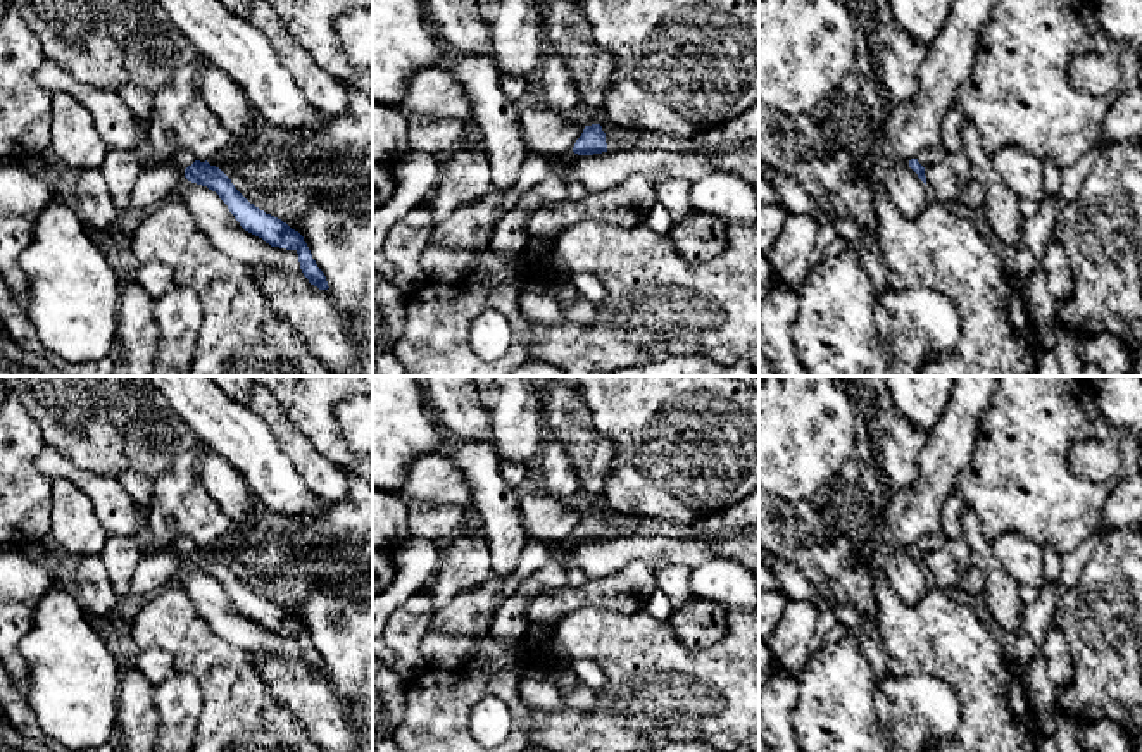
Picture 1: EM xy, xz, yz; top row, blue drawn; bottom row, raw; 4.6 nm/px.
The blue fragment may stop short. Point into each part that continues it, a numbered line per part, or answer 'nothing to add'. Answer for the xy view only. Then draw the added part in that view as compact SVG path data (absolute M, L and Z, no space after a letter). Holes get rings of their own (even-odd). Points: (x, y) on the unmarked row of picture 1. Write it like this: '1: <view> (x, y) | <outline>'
1: xy (183, 544) | M171 526L171 531L174 535L171 545L179 554L186 555L188 552L191 552L197 547L195 542L190 536L179 533L176 526Z

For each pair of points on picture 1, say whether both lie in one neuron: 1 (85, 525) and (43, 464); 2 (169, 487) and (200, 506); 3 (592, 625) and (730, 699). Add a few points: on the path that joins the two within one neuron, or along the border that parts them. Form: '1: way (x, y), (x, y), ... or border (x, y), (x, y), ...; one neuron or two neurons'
1: border (54, 478), (73, 482), (90, 499); two neurons
2: way (176, 492), (183, 492), (194, 502); one neuron
3: way (627, 649), (670, 692), (696, 692); one neuron

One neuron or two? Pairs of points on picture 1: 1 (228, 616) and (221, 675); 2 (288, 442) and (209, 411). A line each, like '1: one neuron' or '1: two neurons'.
1: two neurons
2: two neurons

